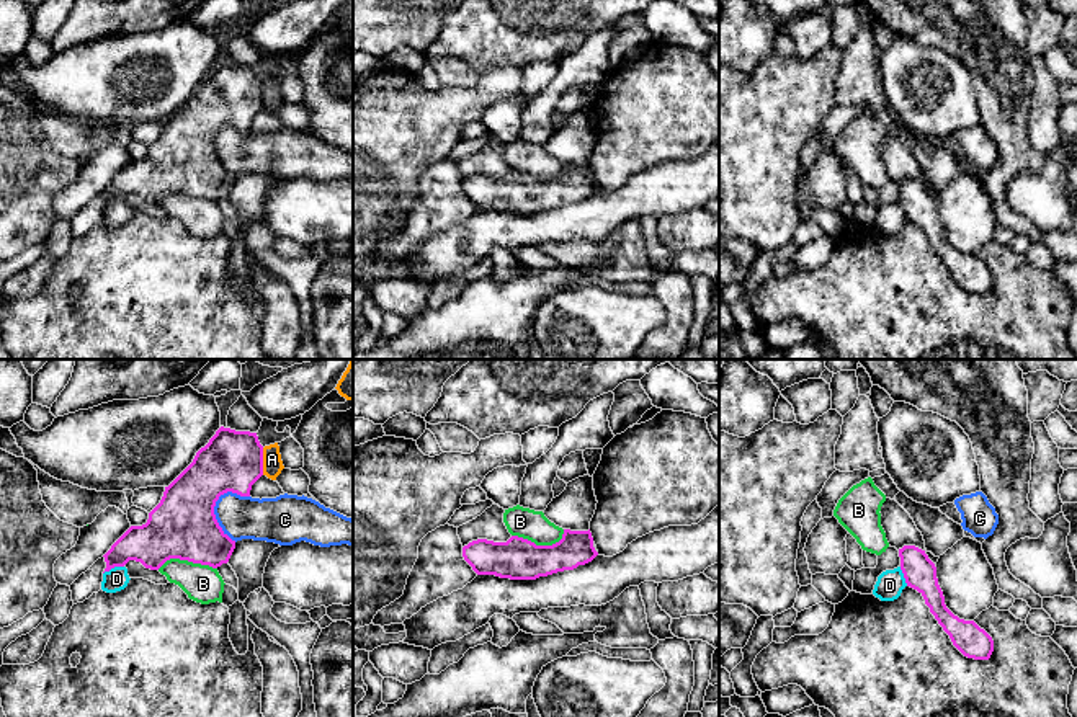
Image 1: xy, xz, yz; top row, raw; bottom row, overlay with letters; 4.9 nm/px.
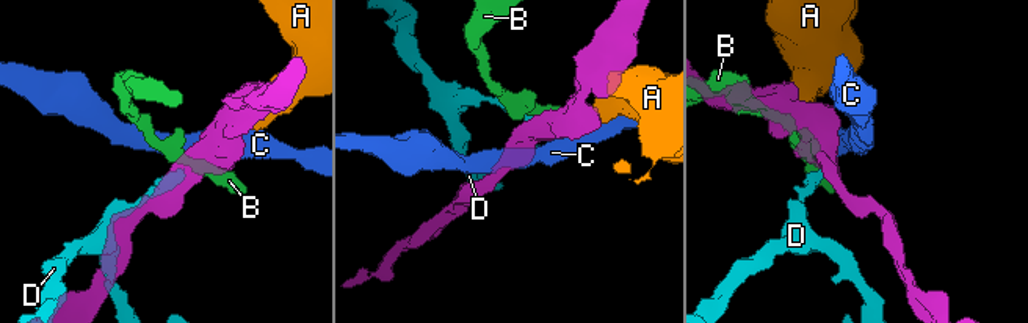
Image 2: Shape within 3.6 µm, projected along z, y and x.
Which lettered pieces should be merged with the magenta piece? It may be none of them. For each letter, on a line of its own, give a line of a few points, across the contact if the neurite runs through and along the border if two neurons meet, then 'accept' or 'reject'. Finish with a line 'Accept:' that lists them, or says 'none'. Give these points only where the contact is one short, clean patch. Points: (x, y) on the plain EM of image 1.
A: line xy (262, 82), (263, 108); reject
B: reject
C: reject
D: line xy (123, 200), (115, 200), (103, 208); reject
Accept: none

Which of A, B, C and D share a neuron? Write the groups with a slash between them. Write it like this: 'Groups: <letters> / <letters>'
Groups: A / B / C / D

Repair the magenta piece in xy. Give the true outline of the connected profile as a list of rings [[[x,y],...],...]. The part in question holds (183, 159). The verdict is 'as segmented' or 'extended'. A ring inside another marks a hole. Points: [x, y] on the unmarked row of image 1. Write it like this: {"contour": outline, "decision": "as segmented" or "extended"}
{"contour": [[[221,60],[209,77],[201,82],[193,96],[165,121],[160,137],[149,147],[142,160],[131,160],[103,189],[105,206],[124,201],[129,194],[145,203],[159,204],[167,194],[180,193],[212,203],[227,198],[234,183],[232,175],[219,160],[214,140],[221,129],[232,126],[250,131],[252,119],[263,109],[263,80],[257,67],[235,65]]], "decision": "as segmented"}

